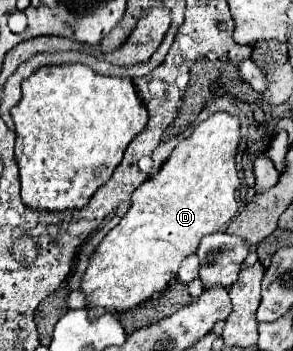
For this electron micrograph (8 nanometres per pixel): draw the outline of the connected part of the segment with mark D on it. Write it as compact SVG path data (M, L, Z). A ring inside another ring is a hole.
M214 112L210 118L200 122L194 132L182 140L170 158L162 164L162 168L152 174L138 190L132 194L132 206L128 214L120 220L116 228L112 228L96 252L90 258L88 270L82 276L80 290L88 298L88 310L92 316L100 316L104 312L122 312L136 308L146 302L154 292L162 292L170 280L178 276L180 262L196 254L200 240L208 234L214 234L224 228L228 220L232 220L240 208L240 178L236 170L236 154L240 142L240 120L238 116L226 112Z

